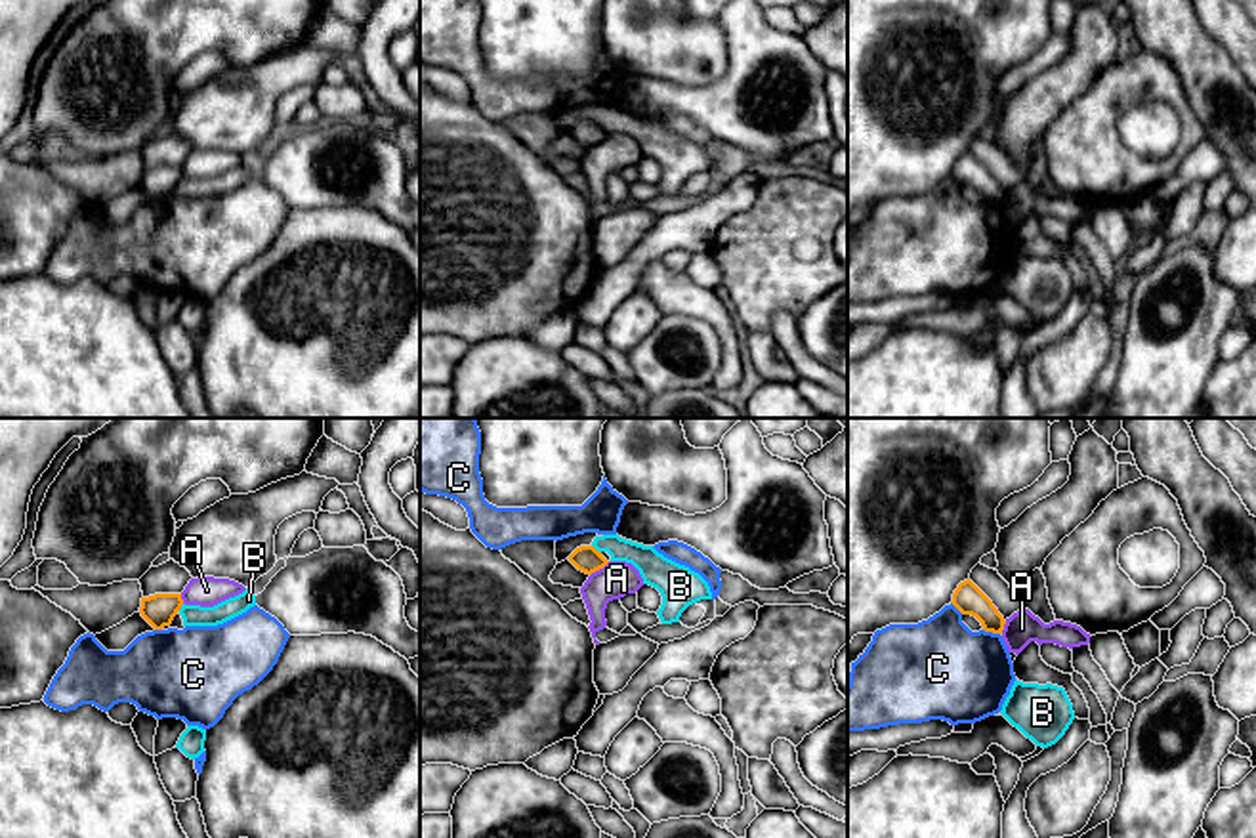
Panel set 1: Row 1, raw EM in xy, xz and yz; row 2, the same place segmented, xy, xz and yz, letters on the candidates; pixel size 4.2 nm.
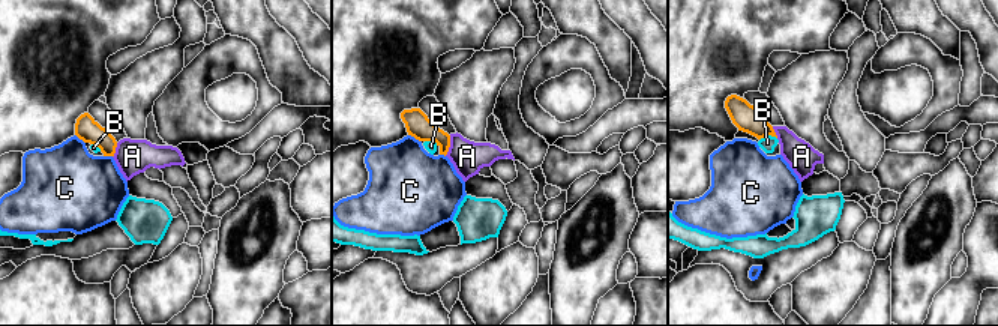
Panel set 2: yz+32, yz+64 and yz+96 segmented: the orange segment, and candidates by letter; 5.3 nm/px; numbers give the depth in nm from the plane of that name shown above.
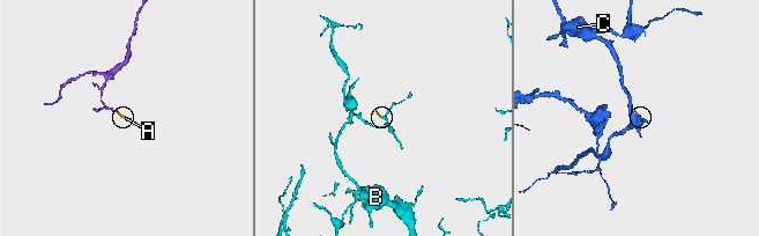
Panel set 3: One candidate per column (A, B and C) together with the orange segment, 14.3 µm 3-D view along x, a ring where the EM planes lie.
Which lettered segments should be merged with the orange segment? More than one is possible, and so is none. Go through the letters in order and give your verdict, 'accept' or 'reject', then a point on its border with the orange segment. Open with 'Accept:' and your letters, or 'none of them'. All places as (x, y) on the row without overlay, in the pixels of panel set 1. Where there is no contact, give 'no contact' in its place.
Accept: none of them
A: reject | xz (600, 140)
B: reject | xz (594, 121)
C: reject | yz (991, 203)

